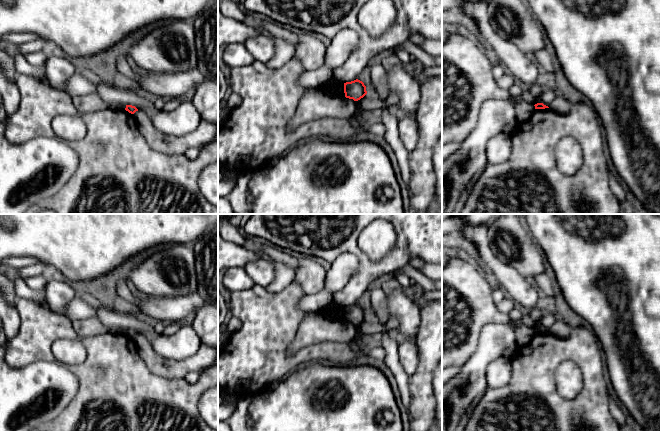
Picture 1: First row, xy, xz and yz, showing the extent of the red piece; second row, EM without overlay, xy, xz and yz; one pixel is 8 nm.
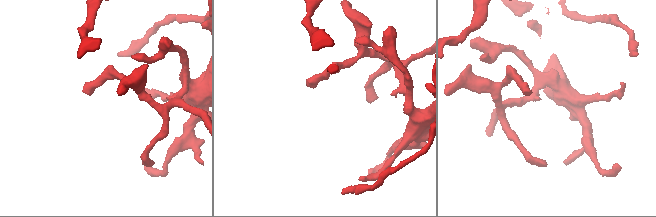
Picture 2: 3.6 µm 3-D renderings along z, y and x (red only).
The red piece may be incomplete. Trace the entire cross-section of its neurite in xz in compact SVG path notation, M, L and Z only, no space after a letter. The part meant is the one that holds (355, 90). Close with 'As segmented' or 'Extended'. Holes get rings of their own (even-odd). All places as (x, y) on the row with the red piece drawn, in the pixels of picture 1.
M358 79L344 83L345 97L358 101L363 98L366 94L366 86Z. As segmented

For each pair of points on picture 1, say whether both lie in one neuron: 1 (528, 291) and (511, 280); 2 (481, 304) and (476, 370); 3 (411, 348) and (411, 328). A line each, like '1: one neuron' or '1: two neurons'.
1: one neuron
2: two neurons
3: two neurons

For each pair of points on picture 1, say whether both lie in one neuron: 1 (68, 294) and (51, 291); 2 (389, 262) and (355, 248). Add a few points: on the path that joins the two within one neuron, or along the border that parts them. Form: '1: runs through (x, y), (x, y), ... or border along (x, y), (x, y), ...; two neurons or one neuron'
1: runs through (64, 293), (55, 291); one neuron
2: runs through (380, 265), (370, 265), (362, 257); one neuron

